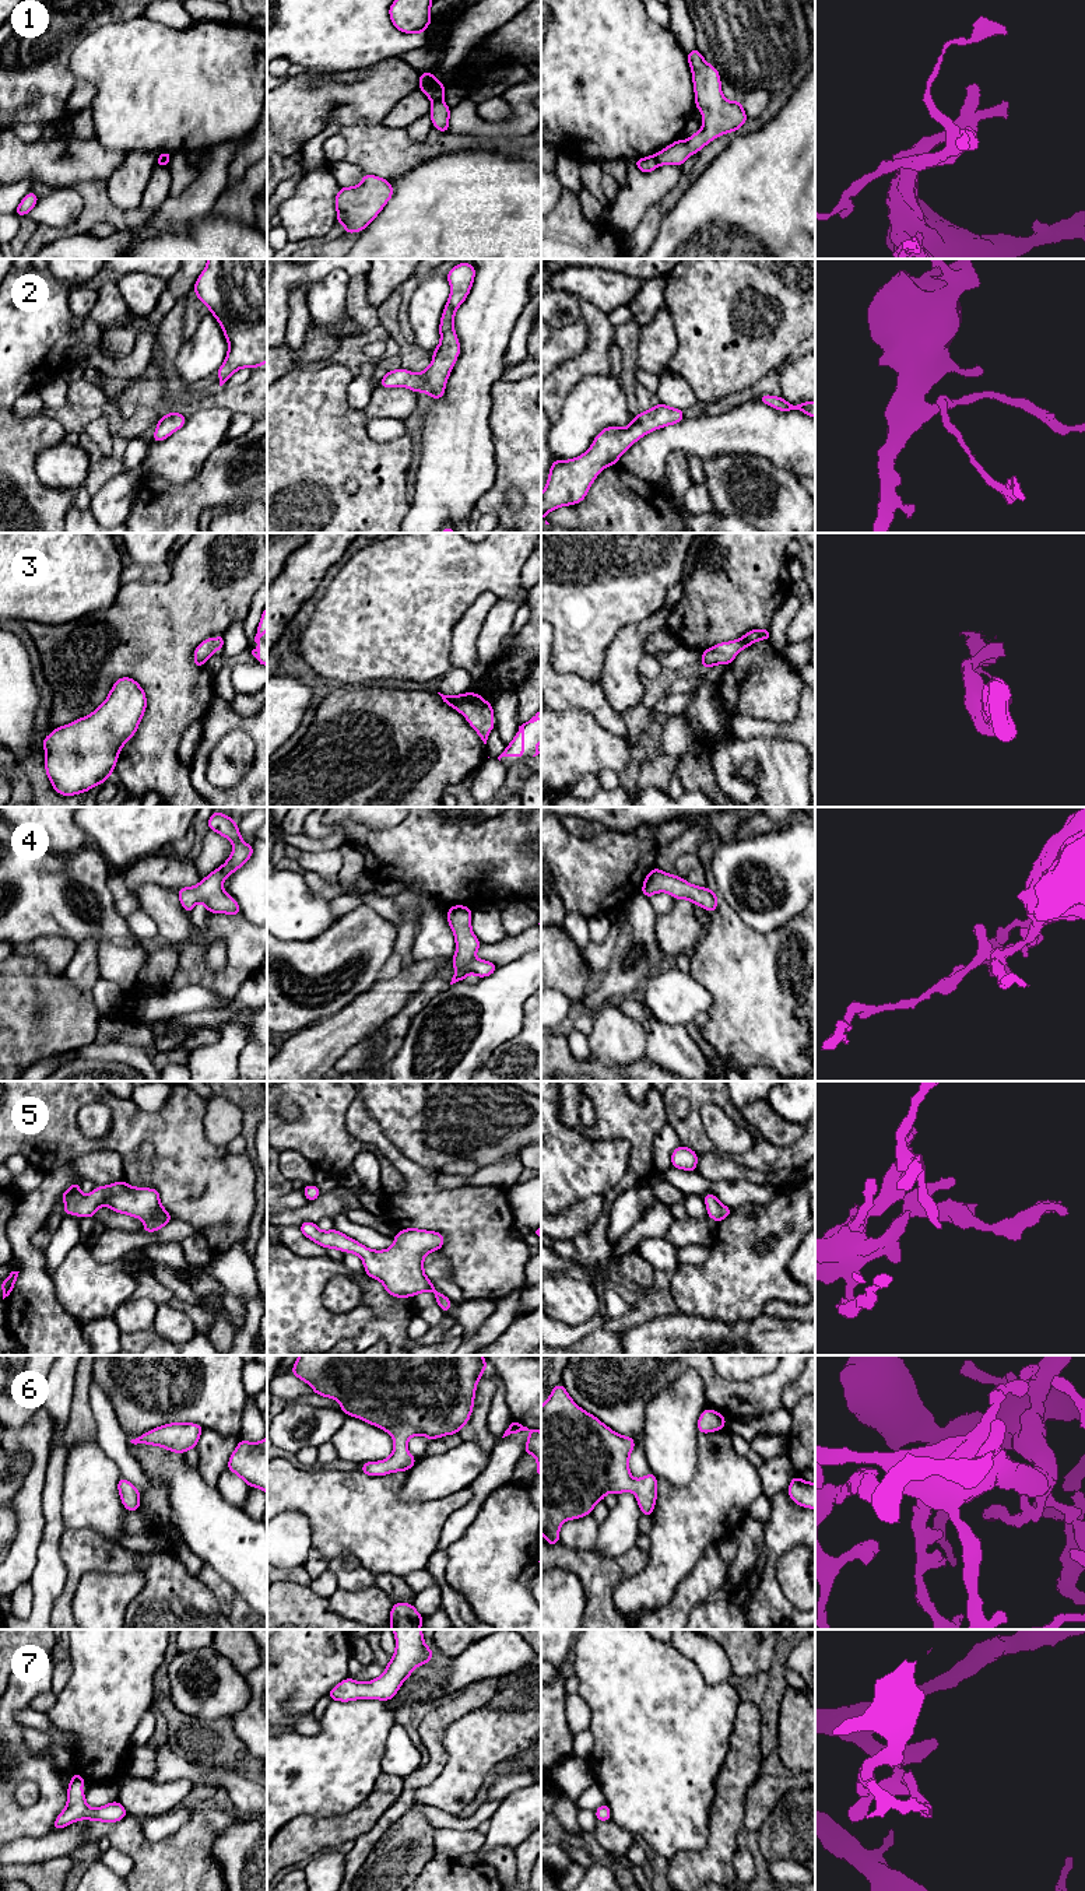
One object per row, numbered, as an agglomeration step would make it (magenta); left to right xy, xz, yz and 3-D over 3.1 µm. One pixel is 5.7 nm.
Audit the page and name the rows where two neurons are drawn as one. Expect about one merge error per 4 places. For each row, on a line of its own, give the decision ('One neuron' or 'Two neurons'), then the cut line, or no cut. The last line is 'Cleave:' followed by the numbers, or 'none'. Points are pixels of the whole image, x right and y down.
1: Two neurons. Split along xz (432, 100), (442, 101)
2: One neuron. No split
3: One neuron. No split
4: One neuron. No split
5: One neuron. No split
6: One neuron. No split
7: One neuron. No split
Cleave: 1

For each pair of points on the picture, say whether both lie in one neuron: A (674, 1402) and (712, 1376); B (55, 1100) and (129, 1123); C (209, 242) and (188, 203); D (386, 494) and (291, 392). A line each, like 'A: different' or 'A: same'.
A: different
B: same
C: different
D: same

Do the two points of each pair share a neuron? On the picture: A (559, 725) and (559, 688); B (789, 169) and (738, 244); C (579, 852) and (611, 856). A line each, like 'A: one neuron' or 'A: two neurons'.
A: two neurons
B: one neuron
C: one neuron

